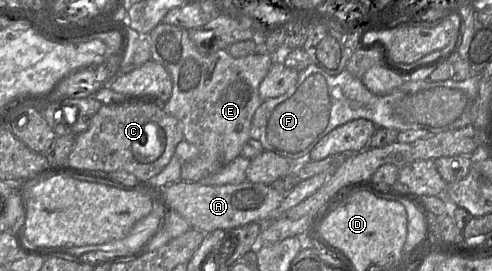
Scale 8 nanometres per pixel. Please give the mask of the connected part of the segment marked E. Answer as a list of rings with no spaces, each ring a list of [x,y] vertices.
[[[162,22],[150,31],[149,46],[151,59],[164,66],[172,78],[172,94],[162,105],[163,110],[181,121],[184,139],[199,150],[196,159],[182,162],[181,180],[204,181],[209,175],[241,155],[244,145],[251,139],[252,119],[263,101],[259,94],[259,87],[274,64],[276,56],[267,52],[258,52],[235,58],[227,50],[202,55],[191,41],[187,29]]]

